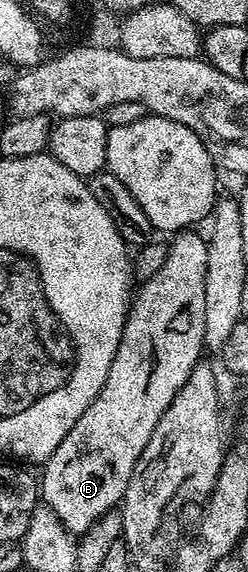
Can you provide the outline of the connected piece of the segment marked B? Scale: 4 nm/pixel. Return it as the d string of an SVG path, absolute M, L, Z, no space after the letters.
M197 230L178 232L170 240L173 241L168 241L167 258L163 262L163 266L159 266L159 270L155 270L155 274L151 274L151 278L136 289L129 314L125 320L123 338L119 342L119 350L115 352L115 362L111 362L111 370L107 370L107 382L103 382L103 390L99 390L99 394L95 394L95 402L91 402L91 406L87 406L87 410L83 410L83 414L79 414L79 422L75 422L75 426L71 426L71 430L67 430L67 438L63 438L63 442L59 442L59 446L55 446L55 450L48 460L44 461L45 473L40 473L39 476L39 496L43 504L58 516L59 522L66 530L74 534L88 531L96 520L101 520L120 505L123 494L127 490L127 482L131 482L135 462L139 462L139 454L143 454L143 446L147 446L147 442L151 442L151 434L155 430L155 426L159 426L159 418L163 418L163 412L167 410L167 406L171 406L175 394L179 394L179 390L183 390L183 382L187 382L187 378L191 378L191 370L195 370L195 366L202 359L201 352L206 351L204 303L207 283L207 240L204 235L201 237Z

